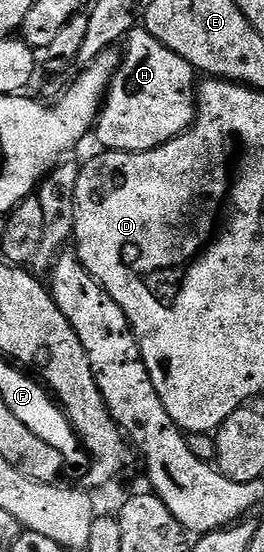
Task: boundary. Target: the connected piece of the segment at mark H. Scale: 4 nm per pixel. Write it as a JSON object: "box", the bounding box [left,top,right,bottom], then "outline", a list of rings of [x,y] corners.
{"box":[94,26,198,152],"outline":[[[137,26],[128,33],[122,44],[120,64],[108,85],[100,115],[96,117],[94,136],[100,139],[100,148],[110,152],[149,152],[162,146],[167,140],[182,135],[192,127],[198,115],[198,73],[186,58],[174,54],[158,38],[148,33],[147,28]]]}

